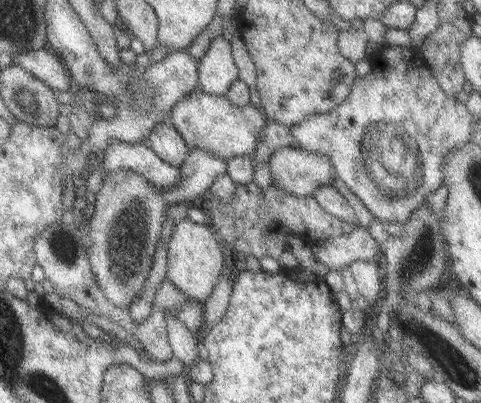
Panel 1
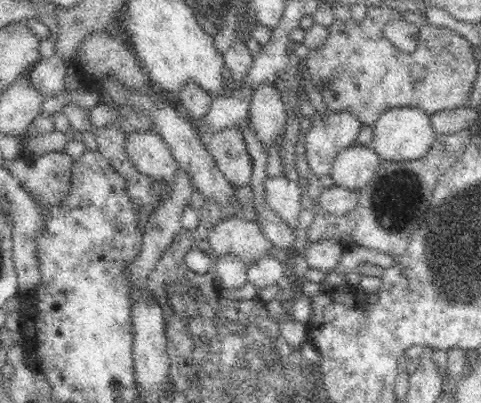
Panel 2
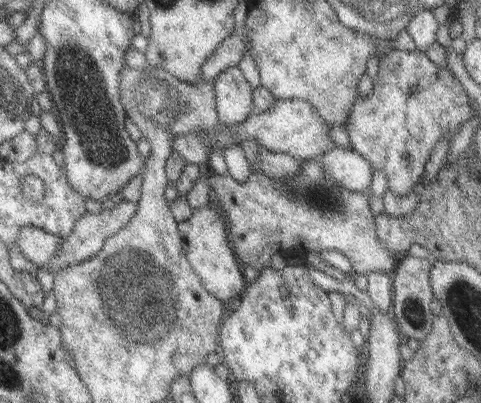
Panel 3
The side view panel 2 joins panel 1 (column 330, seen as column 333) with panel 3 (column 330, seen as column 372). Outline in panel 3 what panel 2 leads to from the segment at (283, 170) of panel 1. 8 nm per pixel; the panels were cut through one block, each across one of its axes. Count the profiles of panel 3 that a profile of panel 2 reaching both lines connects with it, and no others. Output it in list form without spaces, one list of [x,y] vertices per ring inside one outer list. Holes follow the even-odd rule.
[[[335,146],[319,156],[315,162],[319,162],[325,168],[327,176],[331,176],[341,188],[357,194],[369,192],[375,170],[359,152]]]

